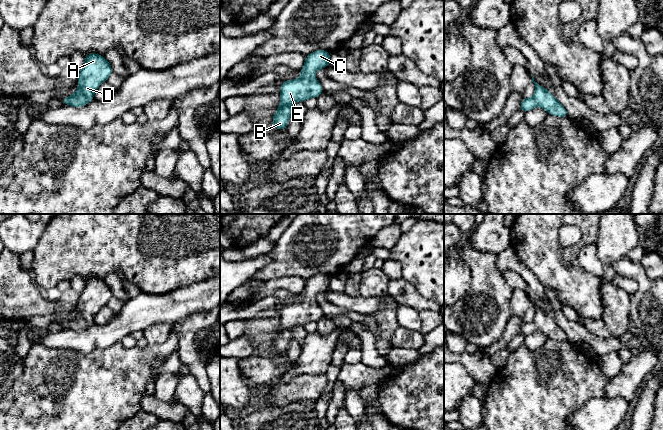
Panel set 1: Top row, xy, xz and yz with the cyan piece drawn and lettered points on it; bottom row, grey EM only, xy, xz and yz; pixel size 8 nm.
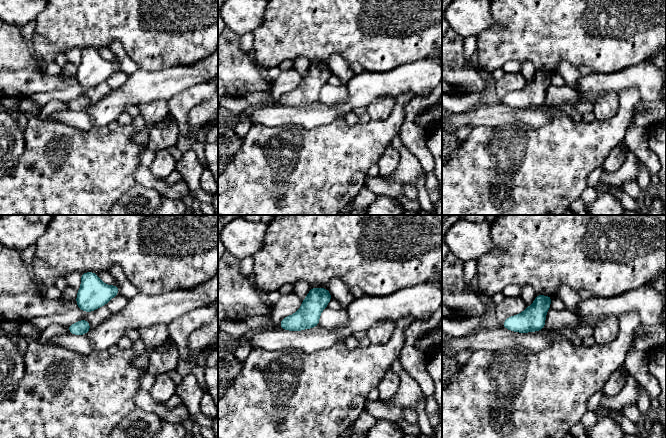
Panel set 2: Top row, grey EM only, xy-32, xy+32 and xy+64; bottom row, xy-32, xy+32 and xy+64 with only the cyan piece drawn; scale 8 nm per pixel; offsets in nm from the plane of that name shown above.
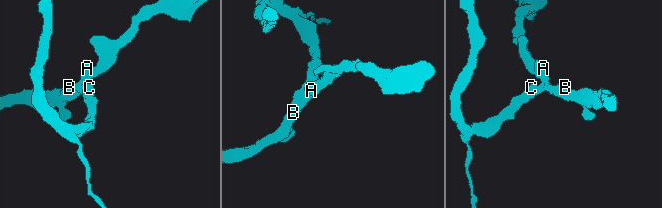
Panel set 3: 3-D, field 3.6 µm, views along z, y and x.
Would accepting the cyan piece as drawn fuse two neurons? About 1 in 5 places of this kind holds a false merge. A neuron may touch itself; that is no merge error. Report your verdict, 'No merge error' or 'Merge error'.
No merge error

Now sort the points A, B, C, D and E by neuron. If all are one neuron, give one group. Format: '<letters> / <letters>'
A B C D E

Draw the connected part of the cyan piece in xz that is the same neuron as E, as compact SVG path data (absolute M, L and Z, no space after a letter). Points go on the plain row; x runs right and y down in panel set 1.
M318 273L305 282L304 290L300 293L301 300L298 303L282 306L279 318L281 321L278 333L271 341L274 353L285 354L288 344L293 339L292 329L296 325L305 326L309 322L317 322L324 314L315 302L318 293L329 290L330 275Z

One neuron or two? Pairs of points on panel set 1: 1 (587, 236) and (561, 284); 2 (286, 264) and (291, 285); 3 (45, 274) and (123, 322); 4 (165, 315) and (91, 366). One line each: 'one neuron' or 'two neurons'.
1: one neuron
2: two neurons
3: two neurons
4: two neurons

